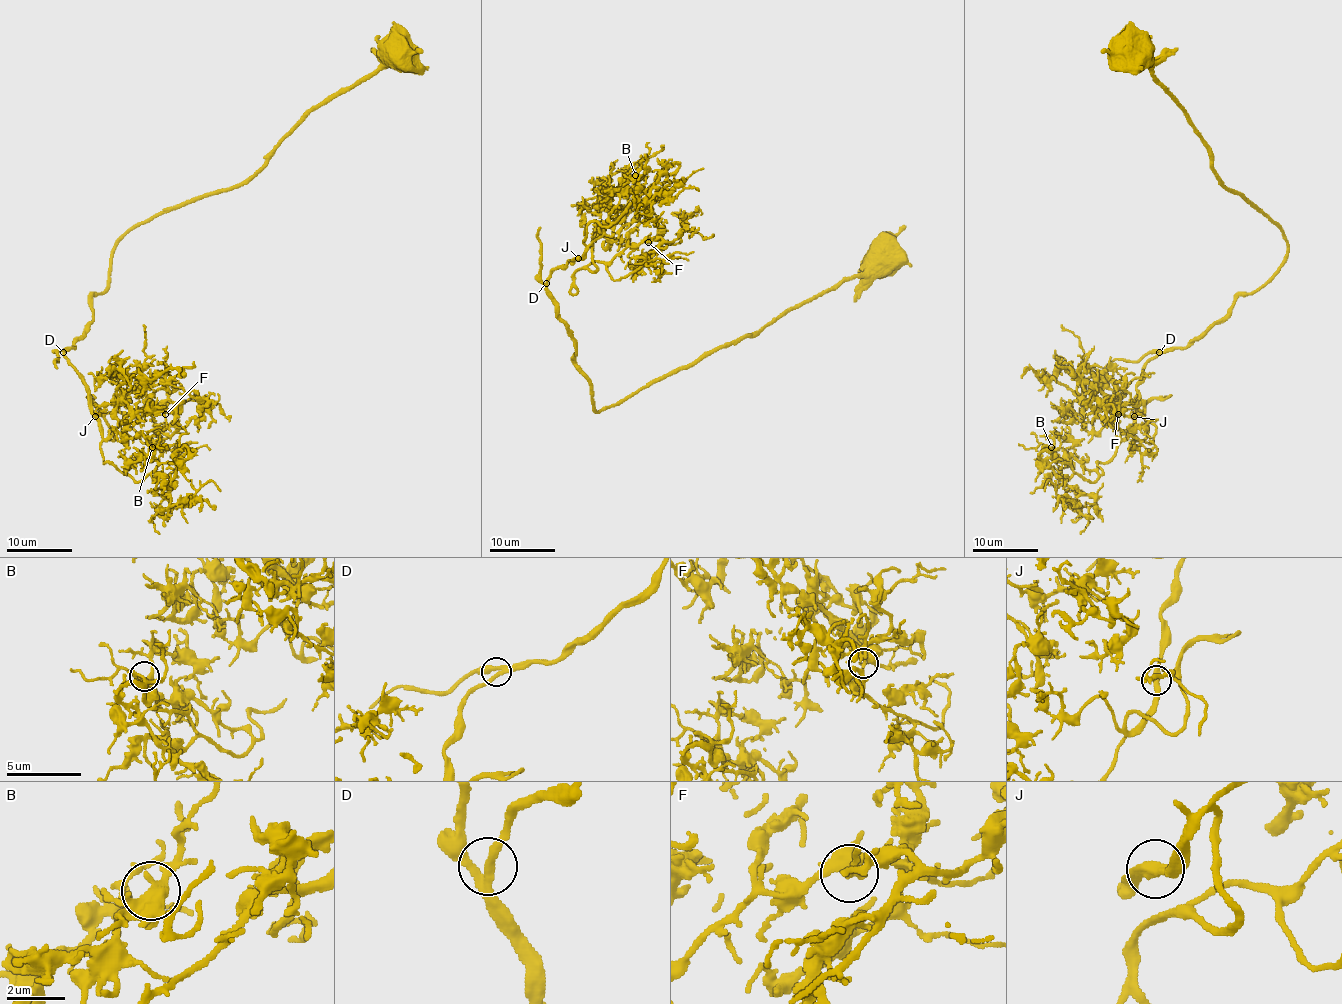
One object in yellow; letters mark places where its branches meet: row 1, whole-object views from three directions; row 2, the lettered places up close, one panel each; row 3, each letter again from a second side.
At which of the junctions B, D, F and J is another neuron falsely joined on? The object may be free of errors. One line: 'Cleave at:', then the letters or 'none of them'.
Cleave at: none of them

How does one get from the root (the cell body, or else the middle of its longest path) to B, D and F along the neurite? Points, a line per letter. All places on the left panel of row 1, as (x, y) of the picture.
B: (396, 54), (320, 101), (250, 177), (119, 241), (65, 357), (104, 462), (127, 473), (152, 447)
D: (396, 54), (320, 101), (240, 183), (130, 229), (114, 249), (109, 285), (93, 295), (93, 321), (63, 352)
F: (396, 54), (320, 101), (250, 177), (119, 241), (93, 321), (65, 357), (104, 439), (111, 411), (165, 414)

